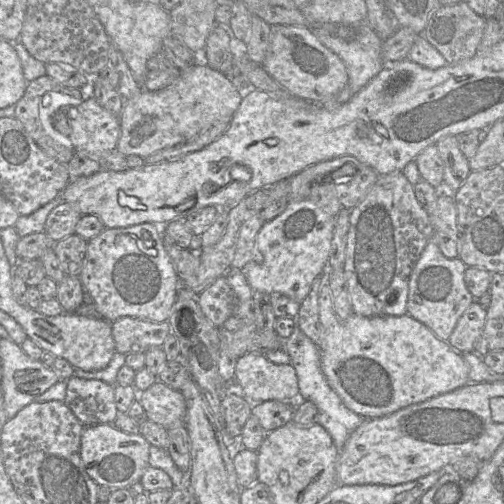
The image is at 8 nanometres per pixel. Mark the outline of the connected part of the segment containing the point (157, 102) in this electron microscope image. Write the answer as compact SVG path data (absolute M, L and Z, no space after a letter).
M205 61L183 70L172 85L160 91L143 90L138 97L125 100L120 114L120 137L116 149L124 156L142 158L182 143L219 122L230 123L242 96L228 76L209 67Z

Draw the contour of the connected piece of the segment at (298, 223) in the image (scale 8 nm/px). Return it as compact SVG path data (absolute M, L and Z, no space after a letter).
M305 199L289 202L280 215L264 222L256 239L255 259L241 269L252 290L282 294L300 304L313 281L328 270L335 219Z

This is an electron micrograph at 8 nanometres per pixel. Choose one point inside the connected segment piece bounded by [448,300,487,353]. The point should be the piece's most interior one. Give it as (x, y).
(468, 329)

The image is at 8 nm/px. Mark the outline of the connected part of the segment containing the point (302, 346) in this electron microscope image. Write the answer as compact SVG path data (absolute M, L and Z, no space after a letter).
M295 325L292 334L284 341L284 349L290 357L290 363L294 367L298 379L299 398L313 402L317 407L315 423L320 424L331 436L336 448L340 451L348 437L365 418L348 409L329 386L321 369L320 352L310 338Z

